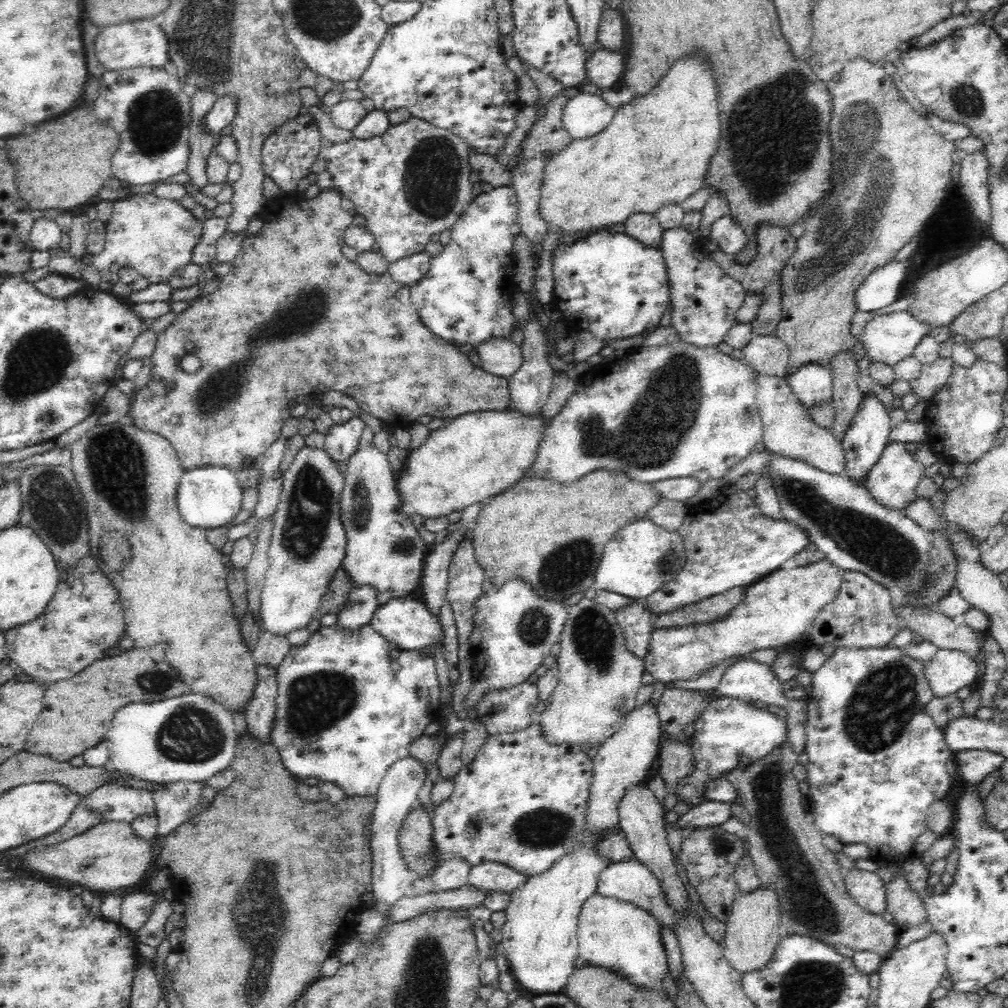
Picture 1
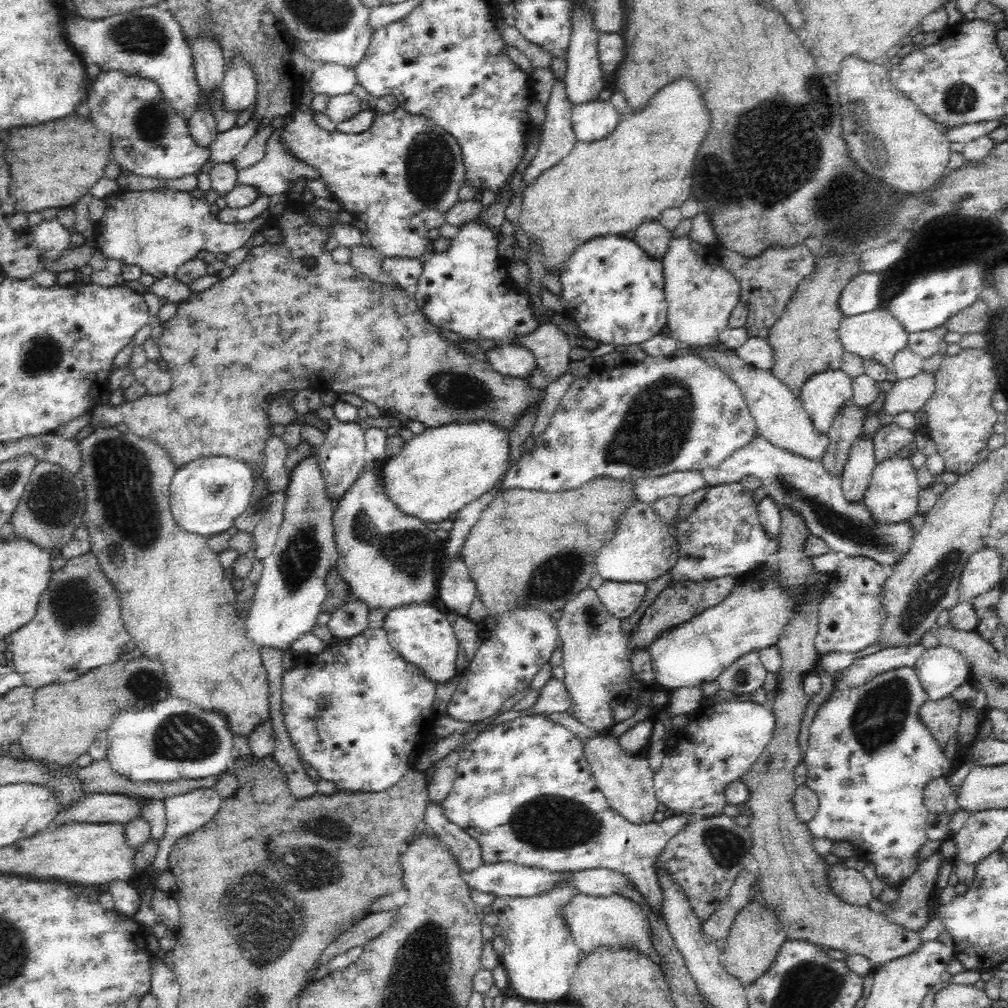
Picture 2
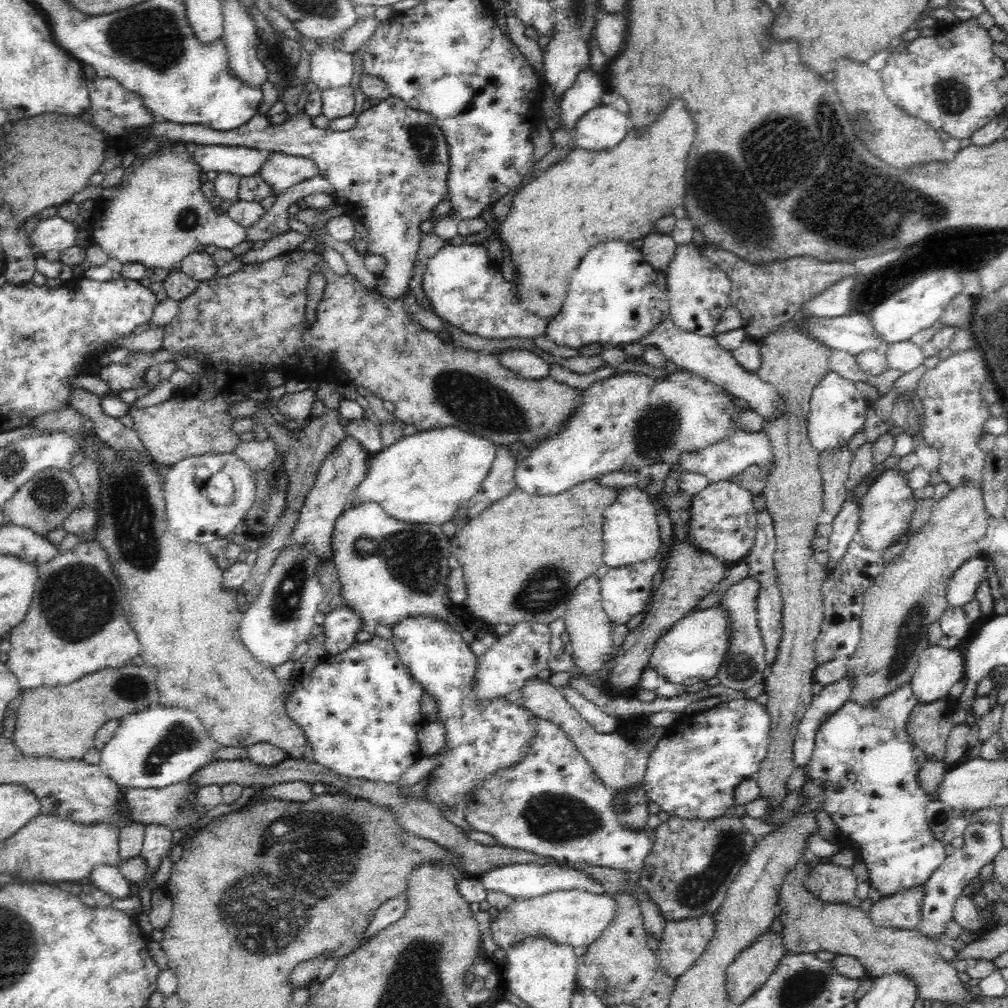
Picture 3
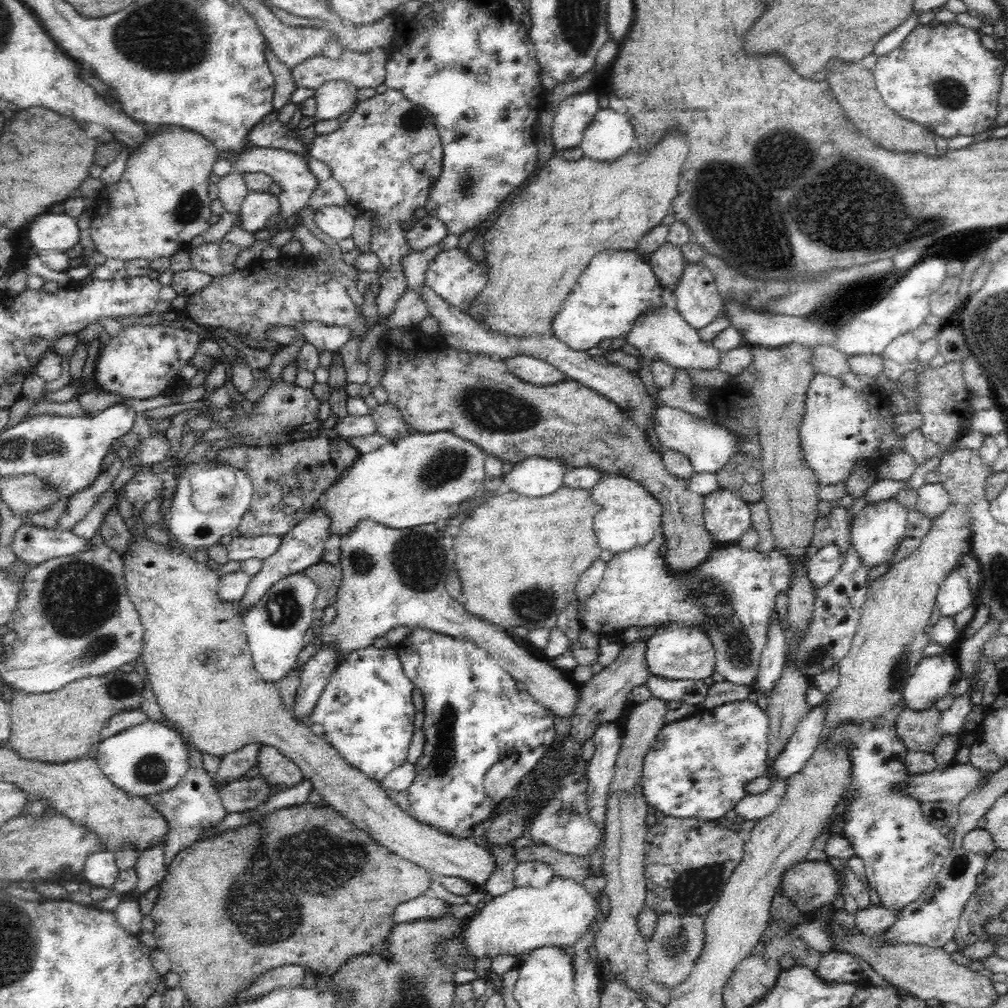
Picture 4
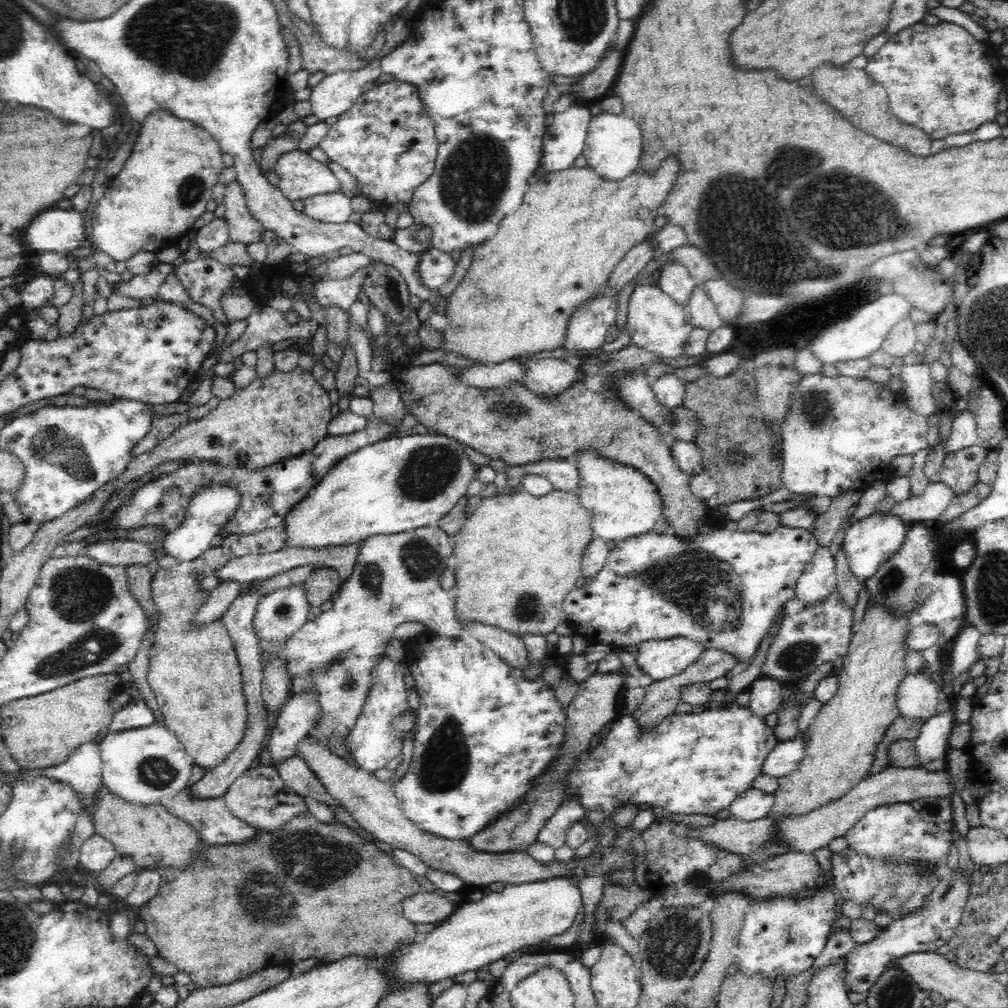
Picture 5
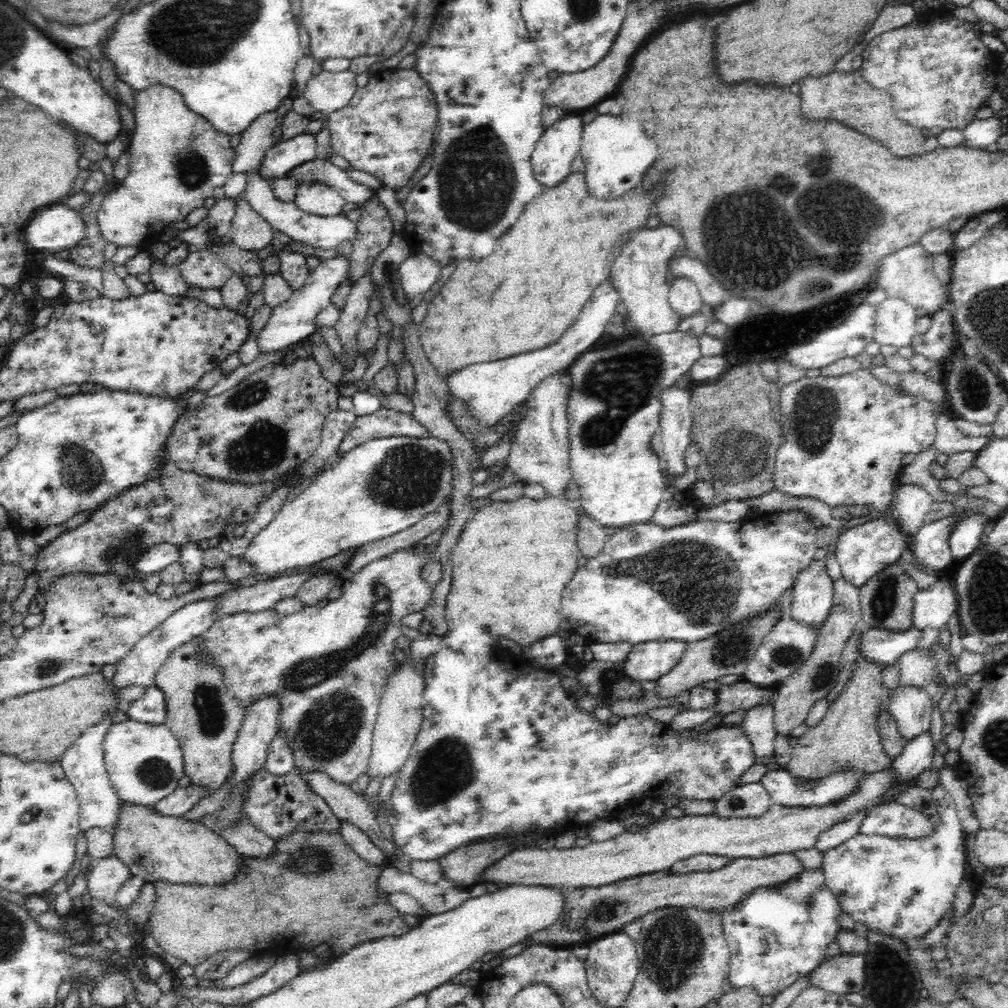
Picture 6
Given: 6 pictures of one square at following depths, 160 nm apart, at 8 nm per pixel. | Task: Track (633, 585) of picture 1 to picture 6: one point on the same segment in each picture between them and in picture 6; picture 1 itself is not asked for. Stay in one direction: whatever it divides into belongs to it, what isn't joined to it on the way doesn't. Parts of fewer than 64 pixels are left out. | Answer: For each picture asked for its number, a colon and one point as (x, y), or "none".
2: (644, 547)
3: (631, 533)
4: (630, 516)
5: (624, 503)
6: (613, 410)

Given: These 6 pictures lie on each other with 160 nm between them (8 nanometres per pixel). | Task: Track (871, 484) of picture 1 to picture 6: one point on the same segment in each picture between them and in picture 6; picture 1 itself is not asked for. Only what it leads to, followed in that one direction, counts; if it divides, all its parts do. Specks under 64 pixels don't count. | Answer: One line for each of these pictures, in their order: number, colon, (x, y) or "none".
2: (892, 495)
3: (886, 509)
4: (877, 530)
5: (869, 542)
6: (862, 551)

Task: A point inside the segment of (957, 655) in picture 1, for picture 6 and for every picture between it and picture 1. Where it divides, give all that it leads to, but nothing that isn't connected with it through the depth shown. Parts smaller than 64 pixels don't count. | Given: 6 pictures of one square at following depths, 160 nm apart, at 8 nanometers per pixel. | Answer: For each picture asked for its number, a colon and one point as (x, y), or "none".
2: (941, 670)
3: (939, 668)
4: (933, 678)
5: (917, 698)
6: (911, 706)

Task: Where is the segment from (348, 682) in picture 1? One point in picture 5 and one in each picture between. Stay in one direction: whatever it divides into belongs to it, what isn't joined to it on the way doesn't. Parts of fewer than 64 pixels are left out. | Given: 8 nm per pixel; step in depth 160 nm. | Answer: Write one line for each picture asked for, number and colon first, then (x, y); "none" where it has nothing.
2: (358, 713)
3: (360, 710)
4: (366, 712)
5: (371, 744)

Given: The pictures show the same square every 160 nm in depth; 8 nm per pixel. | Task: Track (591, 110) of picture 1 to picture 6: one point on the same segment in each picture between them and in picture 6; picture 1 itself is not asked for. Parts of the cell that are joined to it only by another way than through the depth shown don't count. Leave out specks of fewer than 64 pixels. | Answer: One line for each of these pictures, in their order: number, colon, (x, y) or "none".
2: (594, 120)
3: (602, 128)
4: (609, 136)
5: (612, 149)
6: (616, 151)

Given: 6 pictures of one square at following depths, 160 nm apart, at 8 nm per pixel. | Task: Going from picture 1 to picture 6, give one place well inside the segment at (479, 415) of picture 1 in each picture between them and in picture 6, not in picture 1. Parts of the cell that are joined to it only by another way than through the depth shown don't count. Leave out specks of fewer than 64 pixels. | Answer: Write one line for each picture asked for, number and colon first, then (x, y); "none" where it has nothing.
2: (439, 471)
3: (425, 477)
4: (423, 478)
5: (398, 484)
6: (386, 485)

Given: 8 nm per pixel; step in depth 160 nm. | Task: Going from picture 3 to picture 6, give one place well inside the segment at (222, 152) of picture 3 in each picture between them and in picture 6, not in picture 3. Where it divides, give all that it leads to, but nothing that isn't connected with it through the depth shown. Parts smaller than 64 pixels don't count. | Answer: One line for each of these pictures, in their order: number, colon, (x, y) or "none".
4: (289, 170)
5: (301, 176)
6: (315, 170)

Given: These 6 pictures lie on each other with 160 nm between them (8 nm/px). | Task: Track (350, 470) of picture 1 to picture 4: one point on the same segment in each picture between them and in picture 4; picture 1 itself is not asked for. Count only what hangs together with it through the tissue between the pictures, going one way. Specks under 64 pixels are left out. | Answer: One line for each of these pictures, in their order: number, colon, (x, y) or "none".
2: (388, 559)
3: (389, 570)
4: (391, 577)

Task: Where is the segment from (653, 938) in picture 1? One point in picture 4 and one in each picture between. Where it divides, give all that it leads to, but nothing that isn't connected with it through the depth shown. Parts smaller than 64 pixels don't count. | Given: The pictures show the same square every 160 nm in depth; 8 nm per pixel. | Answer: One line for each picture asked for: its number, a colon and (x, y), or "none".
2: (615, 921)
3: (572, 917)
4: (523, 919)

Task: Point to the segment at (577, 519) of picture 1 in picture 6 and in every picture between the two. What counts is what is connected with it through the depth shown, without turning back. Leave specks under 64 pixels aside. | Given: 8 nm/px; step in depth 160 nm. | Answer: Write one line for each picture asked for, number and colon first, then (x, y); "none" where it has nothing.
2: (529, 549)
3: (522, 558)
4: (519, 559)
5: (504, 551)
6: (512, 562)

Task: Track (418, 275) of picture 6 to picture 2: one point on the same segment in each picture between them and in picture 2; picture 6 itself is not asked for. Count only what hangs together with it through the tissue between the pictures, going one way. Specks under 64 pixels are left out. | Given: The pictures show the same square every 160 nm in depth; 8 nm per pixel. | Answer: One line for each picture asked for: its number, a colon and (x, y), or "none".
2: (463, 289)
3: (465, 288)
4: (452, 274)
5: (435, 266)

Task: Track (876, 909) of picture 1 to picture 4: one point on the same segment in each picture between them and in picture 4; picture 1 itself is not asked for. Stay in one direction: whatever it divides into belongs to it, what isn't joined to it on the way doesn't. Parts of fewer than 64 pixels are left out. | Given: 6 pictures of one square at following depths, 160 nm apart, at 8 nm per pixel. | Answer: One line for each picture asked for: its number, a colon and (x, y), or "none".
2: (849, 884)
3: (832, 883)
4: (810, 885)

